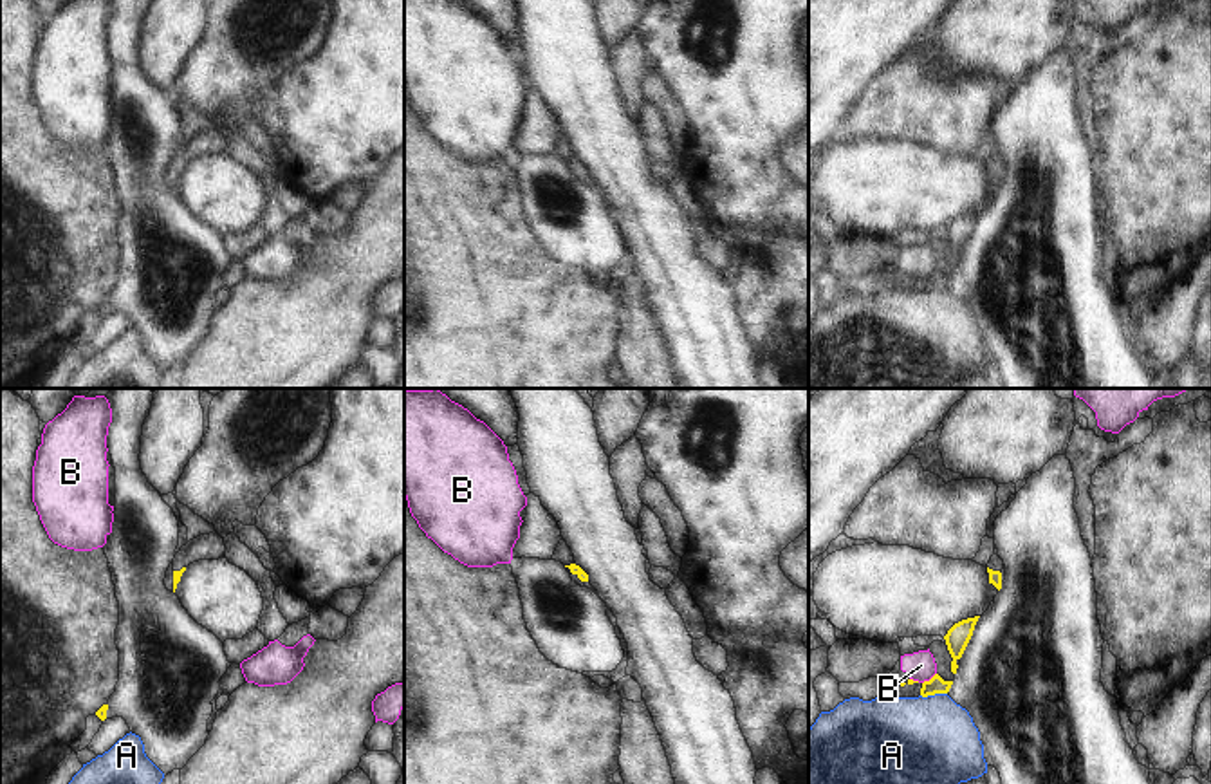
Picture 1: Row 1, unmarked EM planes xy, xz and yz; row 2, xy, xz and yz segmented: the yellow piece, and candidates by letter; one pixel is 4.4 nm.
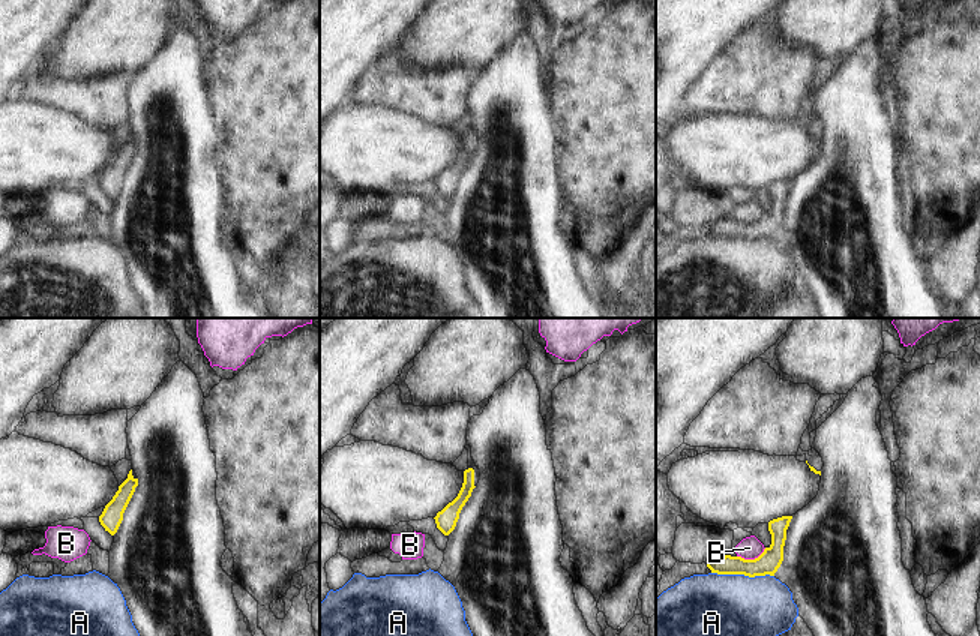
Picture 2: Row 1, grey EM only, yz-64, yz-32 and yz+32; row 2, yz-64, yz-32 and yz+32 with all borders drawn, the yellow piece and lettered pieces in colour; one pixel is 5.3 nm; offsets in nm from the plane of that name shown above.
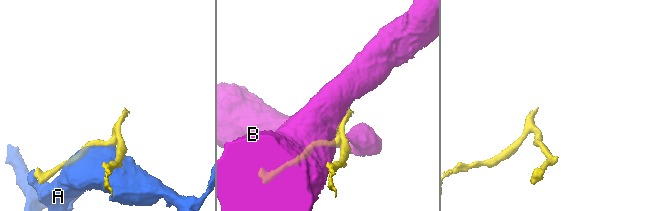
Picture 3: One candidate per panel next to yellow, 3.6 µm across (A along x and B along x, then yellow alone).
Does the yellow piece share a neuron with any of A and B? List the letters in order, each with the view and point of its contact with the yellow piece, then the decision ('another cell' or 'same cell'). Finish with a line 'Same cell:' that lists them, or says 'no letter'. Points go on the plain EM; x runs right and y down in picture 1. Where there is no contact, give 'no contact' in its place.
A: yz (933, 289) | another cell
B: yz (930, 275) | another cell
Same cell: no letter

